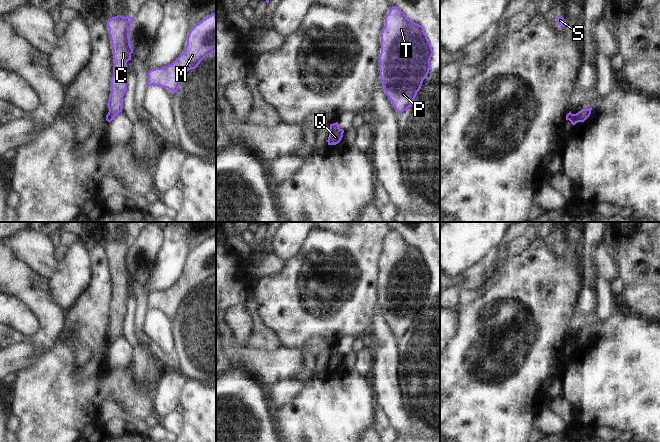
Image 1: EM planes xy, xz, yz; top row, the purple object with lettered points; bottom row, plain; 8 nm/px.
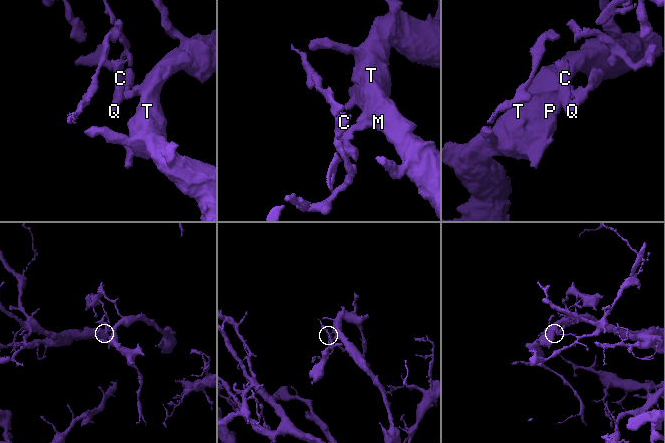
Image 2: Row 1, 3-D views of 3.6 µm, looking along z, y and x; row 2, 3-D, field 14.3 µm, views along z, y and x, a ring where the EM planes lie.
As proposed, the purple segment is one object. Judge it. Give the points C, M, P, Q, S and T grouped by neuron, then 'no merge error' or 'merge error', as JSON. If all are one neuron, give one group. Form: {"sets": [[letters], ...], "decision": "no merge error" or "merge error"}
{"sets": [["C", "S"], ["M", "P", "Q", "T"]], "decision": "merge error"}

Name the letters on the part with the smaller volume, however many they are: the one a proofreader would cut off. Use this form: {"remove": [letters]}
{"remove": ["C", "S"]}

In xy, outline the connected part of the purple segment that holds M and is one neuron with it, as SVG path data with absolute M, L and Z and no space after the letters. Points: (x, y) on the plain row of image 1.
M216 237L192 251L185 274L172 288L148 295L148 310L164 311L176 317L186 297L213 276L216 276Z

